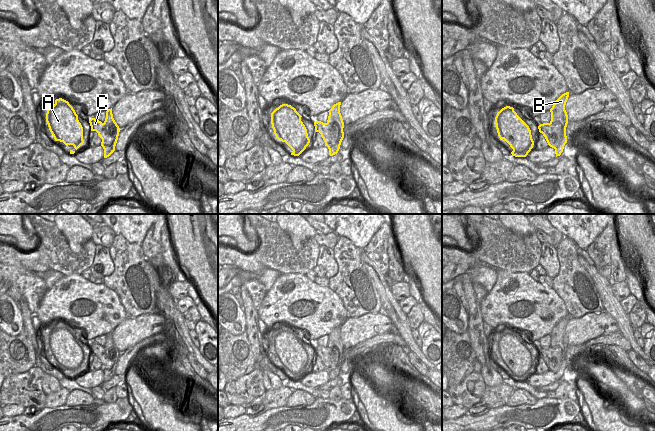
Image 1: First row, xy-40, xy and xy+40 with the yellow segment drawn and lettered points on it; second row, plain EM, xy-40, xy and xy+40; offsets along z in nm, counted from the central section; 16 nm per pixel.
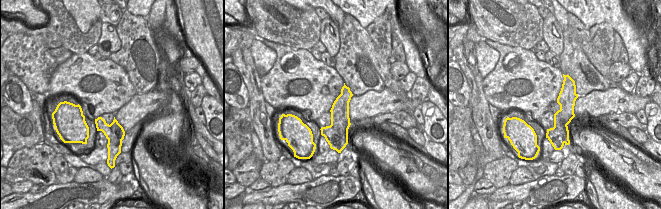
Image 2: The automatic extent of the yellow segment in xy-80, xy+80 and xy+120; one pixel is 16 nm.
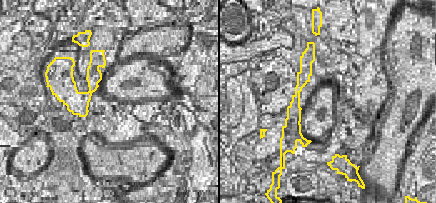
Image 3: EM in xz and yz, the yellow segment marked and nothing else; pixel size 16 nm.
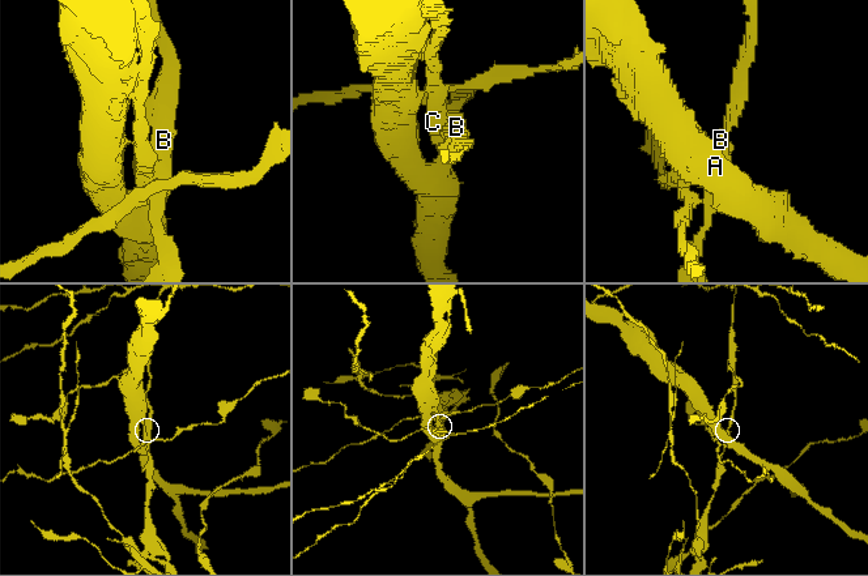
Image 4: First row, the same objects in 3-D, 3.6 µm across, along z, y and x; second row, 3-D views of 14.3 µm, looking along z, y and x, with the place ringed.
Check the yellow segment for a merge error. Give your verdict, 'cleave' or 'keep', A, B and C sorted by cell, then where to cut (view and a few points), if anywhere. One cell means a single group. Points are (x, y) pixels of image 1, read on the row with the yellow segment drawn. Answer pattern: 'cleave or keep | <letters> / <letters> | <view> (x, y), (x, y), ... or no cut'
cleave | A C / B | xy-40 (103, 123), (107, 133), (113, 139), (110, 145)

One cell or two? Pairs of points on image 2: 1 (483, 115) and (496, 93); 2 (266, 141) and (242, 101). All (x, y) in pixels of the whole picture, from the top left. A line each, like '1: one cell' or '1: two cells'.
1: two cells
2: two cells

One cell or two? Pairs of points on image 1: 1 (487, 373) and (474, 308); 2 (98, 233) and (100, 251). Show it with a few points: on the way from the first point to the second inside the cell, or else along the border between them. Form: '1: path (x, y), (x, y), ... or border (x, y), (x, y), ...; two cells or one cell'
1: path (485, 357), (475, 331), (475, 324); one cell
2: border (96, 244), (108, 248); two cells

